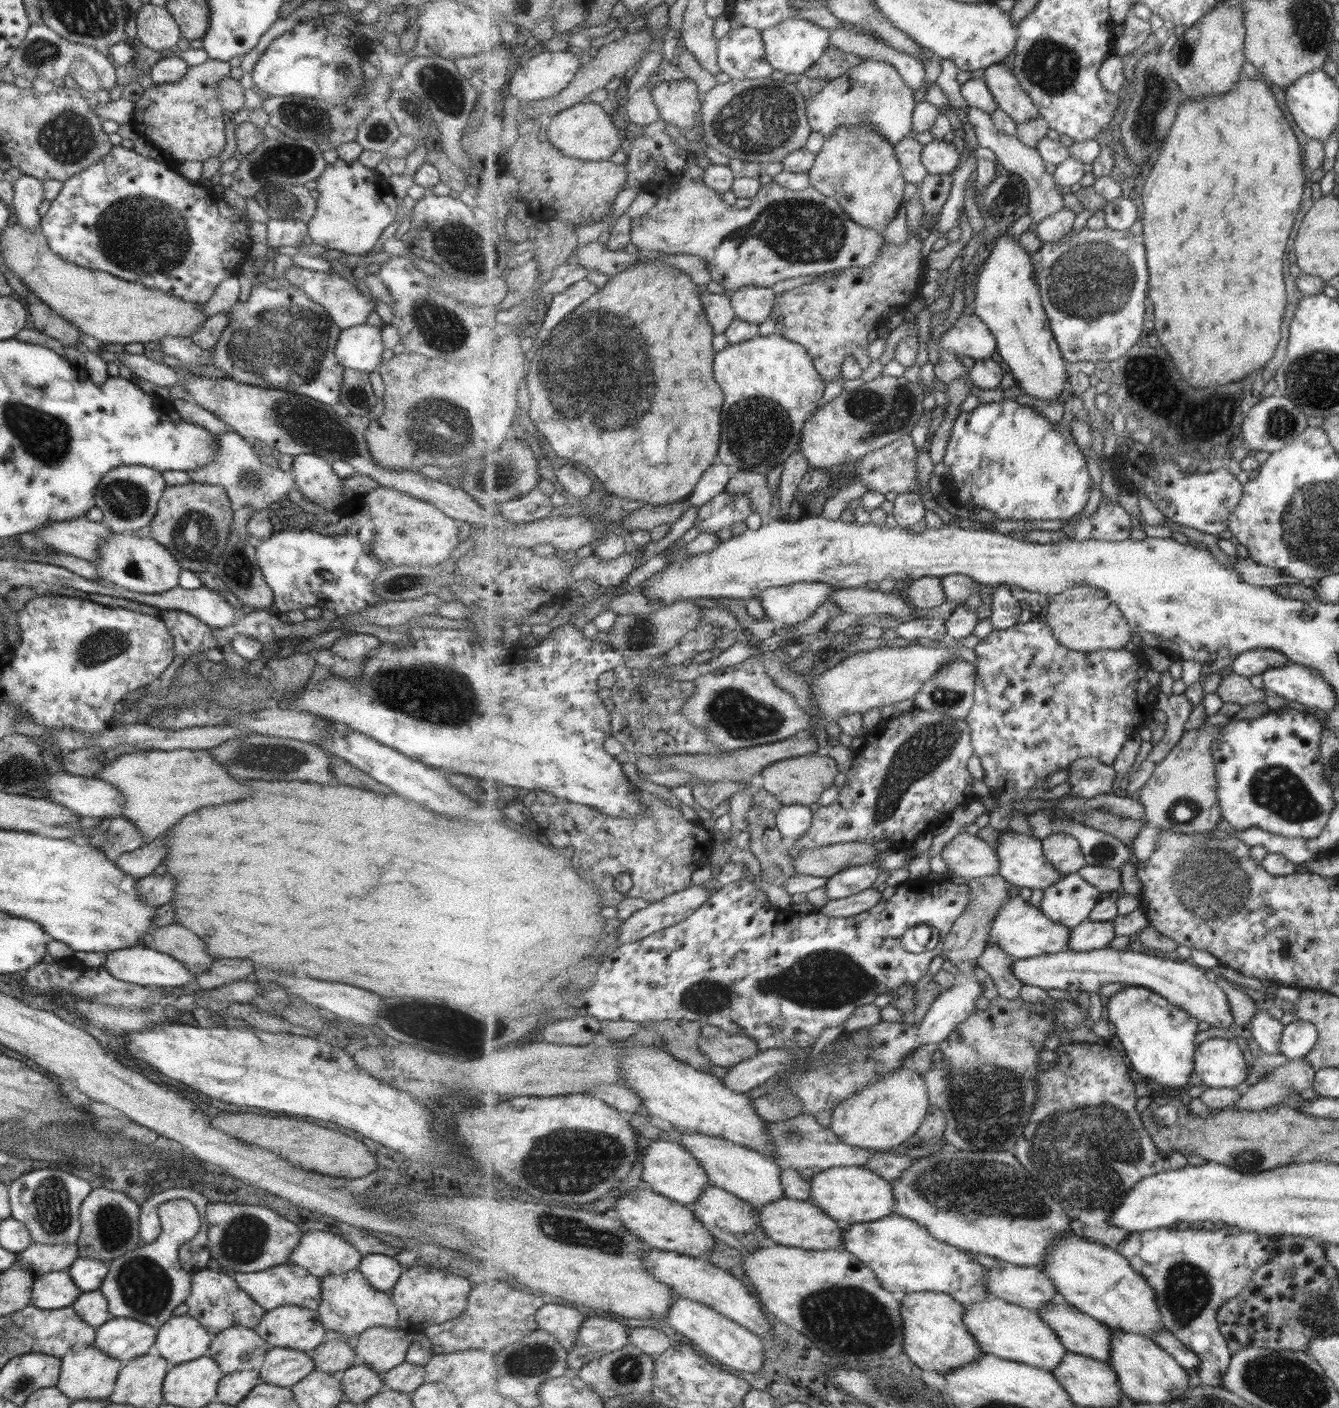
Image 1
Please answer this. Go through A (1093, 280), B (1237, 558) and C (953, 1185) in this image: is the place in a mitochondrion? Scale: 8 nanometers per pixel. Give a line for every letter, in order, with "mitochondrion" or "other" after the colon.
A: mitochondrion
B: other
C: mitochondrion

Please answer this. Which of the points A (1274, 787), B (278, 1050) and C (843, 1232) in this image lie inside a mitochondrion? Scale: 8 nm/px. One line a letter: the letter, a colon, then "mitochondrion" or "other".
A: mitochondrion
B: mitochondrion
C: other

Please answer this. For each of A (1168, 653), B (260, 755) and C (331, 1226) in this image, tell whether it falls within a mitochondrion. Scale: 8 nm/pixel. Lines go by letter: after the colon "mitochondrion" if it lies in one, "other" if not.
A: other
B: mitochondrion
C: other

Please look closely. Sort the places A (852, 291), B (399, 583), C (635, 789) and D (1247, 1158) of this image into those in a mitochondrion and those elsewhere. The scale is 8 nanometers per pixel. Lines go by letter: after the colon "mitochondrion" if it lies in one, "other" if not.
A: other
B: mitochondrion
C: other
D: mitochondrion

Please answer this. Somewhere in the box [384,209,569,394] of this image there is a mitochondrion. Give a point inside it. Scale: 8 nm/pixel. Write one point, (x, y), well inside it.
(440, 328)

